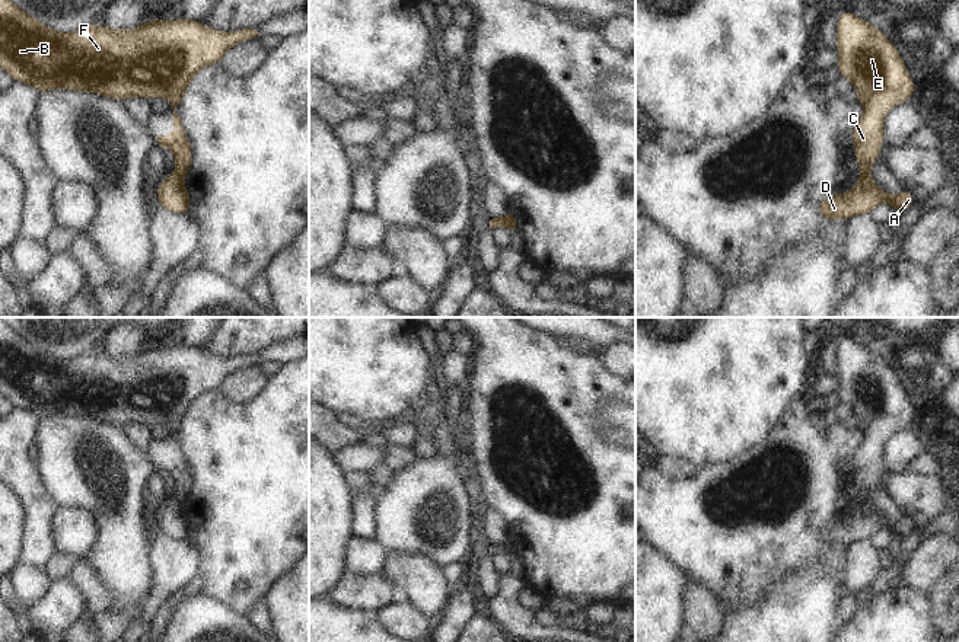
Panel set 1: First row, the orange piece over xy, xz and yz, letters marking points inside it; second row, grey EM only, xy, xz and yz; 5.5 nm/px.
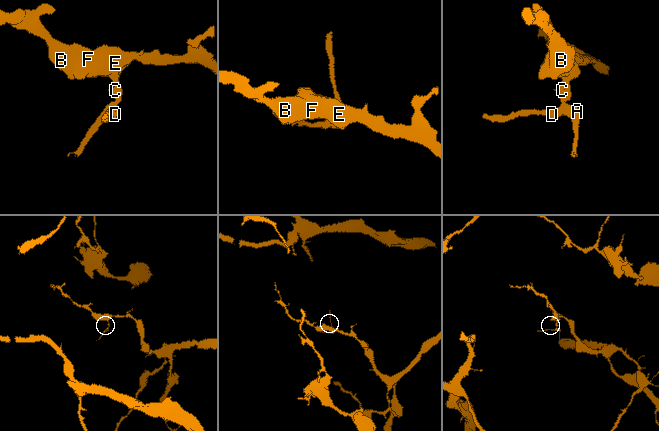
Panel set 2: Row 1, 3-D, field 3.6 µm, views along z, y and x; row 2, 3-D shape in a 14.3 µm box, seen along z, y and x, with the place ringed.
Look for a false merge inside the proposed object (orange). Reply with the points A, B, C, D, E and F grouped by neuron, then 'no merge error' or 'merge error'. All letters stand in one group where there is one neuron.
A D / B C E F | merge error

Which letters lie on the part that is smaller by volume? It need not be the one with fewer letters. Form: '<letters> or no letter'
A, D

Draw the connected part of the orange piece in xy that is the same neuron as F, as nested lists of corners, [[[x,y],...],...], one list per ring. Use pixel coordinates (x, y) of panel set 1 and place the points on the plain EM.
[[[0,317],[0,396],[16,409],[26,409],[41,419],[67,415],[121,428],[128,424],[169,425],[173,432],[173,460],[157,461],[156,466],[160,473],[171,475],[176,483],[176,499],[182,504],[189,498],[192,477],[176,434],[189,409],[203,395],[223,389],[223,381],[235,371],[259,364],[258,352],[224,358],[187,342],[176,346],[150,345],[137,354],[120,357],[90,348],[67,360],[42,351]]]

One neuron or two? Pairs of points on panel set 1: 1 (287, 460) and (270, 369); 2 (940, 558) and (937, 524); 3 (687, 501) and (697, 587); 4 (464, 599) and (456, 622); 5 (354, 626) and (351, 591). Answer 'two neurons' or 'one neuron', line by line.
1: two neurons
2: two neurons
3: two neurons
4: one neuron
5: two neurons

